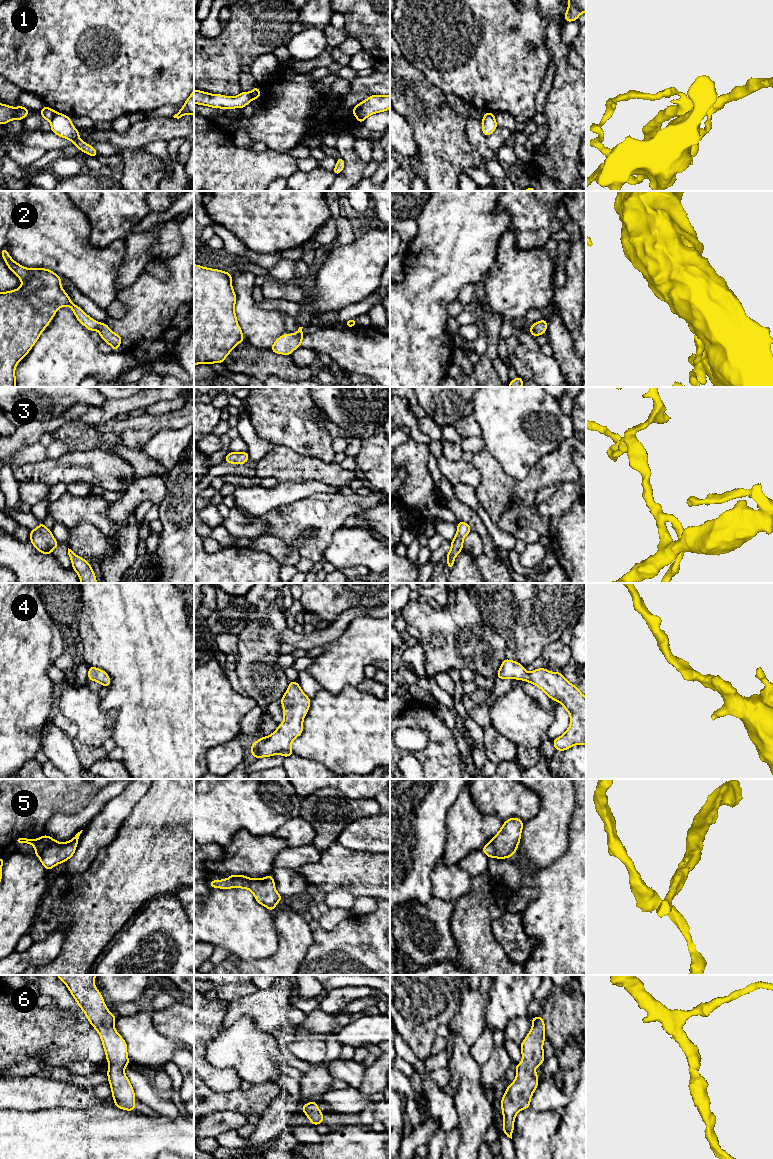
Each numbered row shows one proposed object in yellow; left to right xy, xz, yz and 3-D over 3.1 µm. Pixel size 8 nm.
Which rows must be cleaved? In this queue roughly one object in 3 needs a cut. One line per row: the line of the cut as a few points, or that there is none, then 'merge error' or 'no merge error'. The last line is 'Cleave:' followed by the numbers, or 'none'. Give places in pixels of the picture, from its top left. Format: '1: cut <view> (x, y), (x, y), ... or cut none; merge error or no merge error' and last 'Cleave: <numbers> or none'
1: cut xy (56, 112), (50, 120); merge error
2: cut none; no merge error
3: cut none; no merge error
4: cut none; no merge error
5: cut none; no merge error
6: cut none; no merge error
Cleave: 1

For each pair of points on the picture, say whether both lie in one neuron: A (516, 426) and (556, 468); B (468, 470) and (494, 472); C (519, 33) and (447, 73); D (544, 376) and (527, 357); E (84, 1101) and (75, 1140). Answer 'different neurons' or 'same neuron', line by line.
A: different neurons
B: different neurons
C: same neuron
D: same neuron
E: different neurons

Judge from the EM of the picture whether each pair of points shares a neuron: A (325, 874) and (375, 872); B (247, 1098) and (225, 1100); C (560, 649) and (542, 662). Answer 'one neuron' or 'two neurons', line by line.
A: one neuron
B: one neuron
C: one neuron

